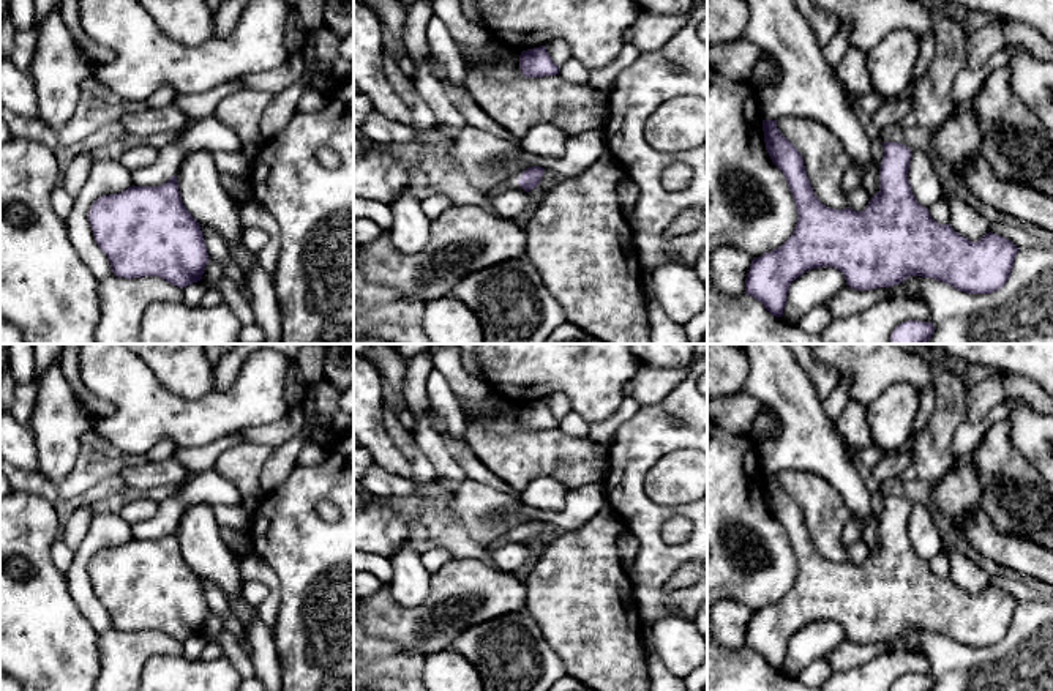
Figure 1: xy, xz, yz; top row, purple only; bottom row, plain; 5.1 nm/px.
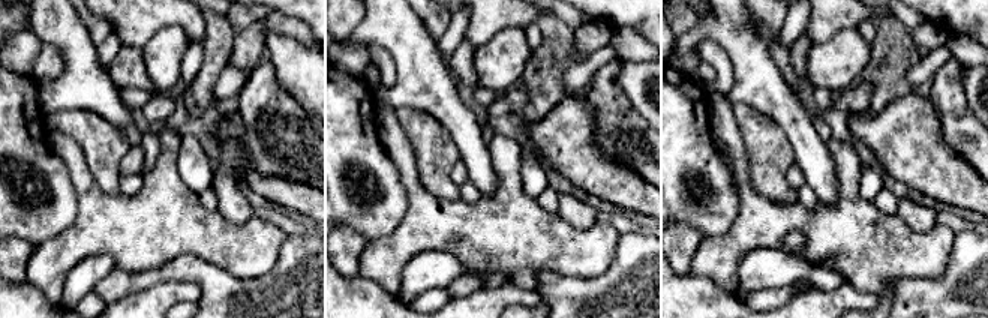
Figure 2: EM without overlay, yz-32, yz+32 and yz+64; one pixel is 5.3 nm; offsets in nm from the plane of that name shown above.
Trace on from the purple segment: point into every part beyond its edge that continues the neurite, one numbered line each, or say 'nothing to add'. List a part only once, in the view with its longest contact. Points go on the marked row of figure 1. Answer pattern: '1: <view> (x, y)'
nothing to add

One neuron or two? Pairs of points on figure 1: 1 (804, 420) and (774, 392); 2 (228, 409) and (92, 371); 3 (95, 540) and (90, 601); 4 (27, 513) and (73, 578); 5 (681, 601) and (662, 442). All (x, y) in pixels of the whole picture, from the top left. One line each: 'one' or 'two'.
1: one
2: one
3: one
4: two
5: one

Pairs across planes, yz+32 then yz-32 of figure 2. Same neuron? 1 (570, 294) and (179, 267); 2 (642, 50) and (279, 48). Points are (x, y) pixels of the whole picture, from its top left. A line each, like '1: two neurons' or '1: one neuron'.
1: one neuron
2: two neurons

